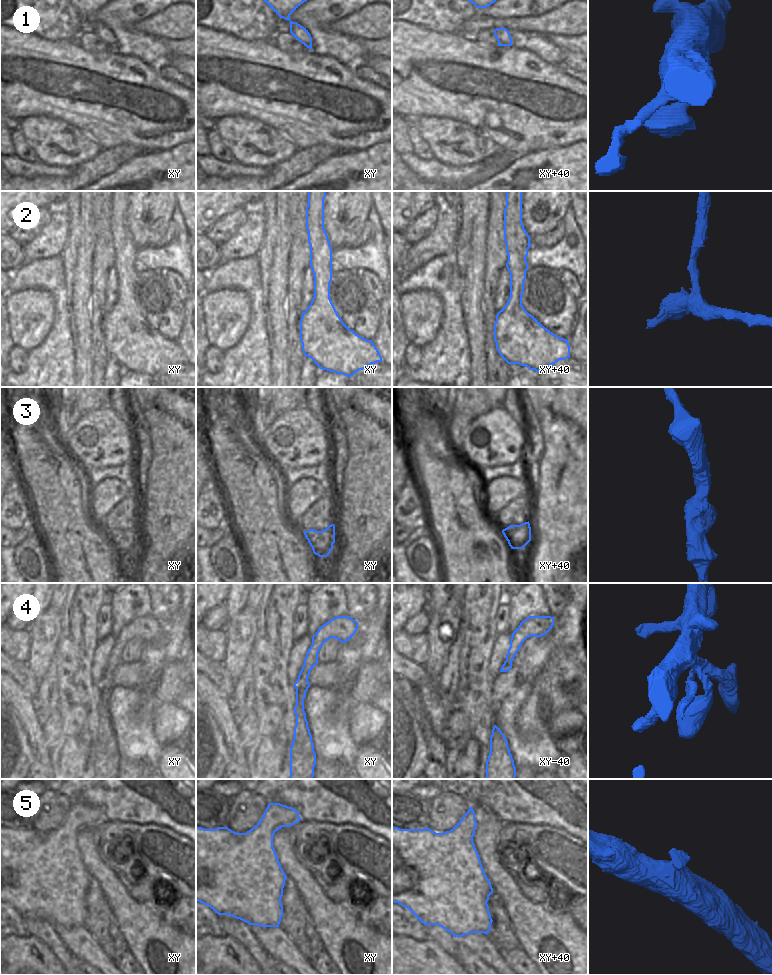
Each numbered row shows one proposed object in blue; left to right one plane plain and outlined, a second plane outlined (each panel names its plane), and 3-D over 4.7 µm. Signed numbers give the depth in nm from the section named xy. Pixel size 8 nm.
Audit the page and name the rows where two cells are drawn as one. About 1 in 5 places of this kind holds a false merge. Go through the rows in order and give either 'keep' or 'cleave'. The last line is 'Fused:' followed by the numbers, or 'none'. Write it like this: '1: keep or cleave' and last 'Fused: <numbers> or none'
1: keep
2: keep
3: keep
4: keep
5: keep
Fused: none

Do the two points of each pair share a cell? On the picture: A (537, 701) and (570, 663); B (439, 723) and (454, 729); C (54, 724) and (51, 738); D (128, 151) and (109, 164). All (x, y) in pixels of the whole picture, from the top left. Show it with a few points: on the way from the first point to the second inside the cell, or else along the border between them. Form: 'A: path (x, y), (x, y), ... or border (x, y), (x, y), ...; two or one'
A: path (543, 692), (563, 672); one
B: border (451, 711), (441, 739); two
C: path (52, 727), (51, 735); one
D: path (123, 153), (114, 159); one

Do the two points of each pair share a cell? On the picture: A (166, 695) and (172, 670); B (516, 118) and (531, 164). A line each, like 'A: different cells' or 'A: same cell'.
A: same cell
B: different cells

